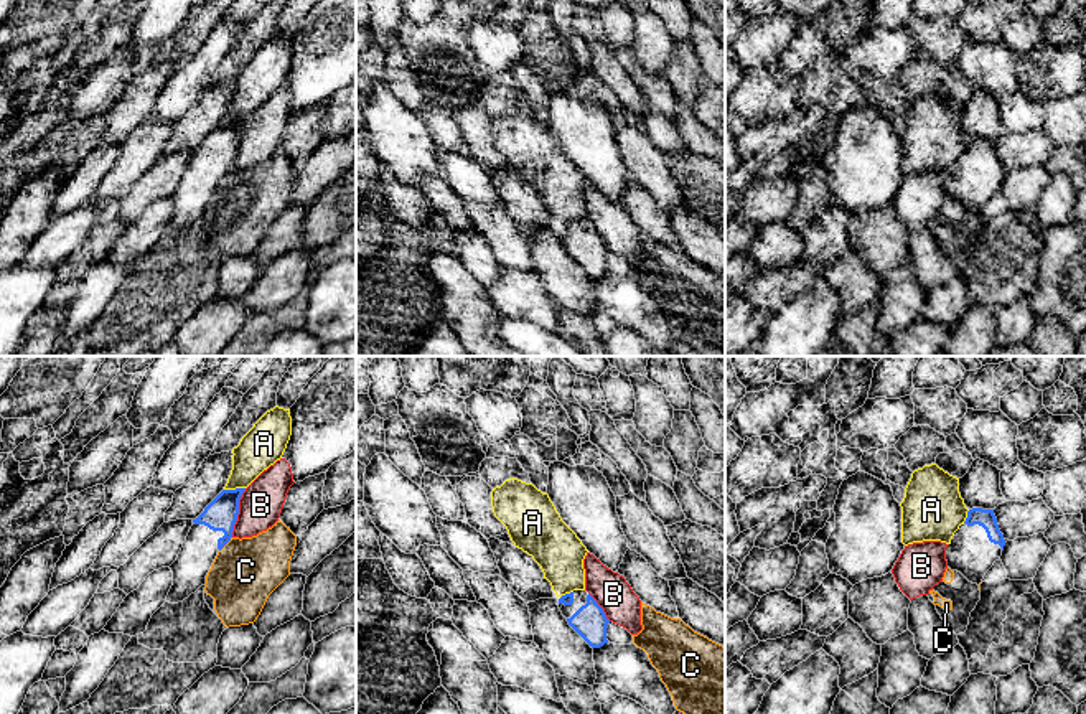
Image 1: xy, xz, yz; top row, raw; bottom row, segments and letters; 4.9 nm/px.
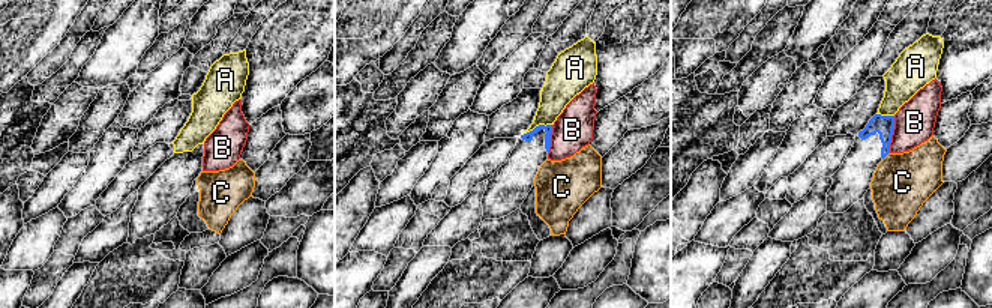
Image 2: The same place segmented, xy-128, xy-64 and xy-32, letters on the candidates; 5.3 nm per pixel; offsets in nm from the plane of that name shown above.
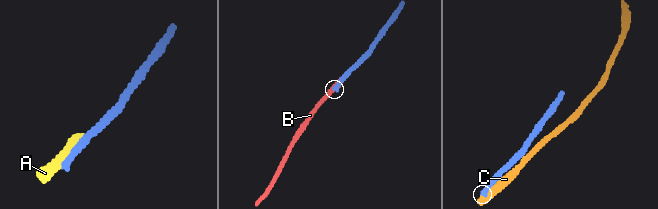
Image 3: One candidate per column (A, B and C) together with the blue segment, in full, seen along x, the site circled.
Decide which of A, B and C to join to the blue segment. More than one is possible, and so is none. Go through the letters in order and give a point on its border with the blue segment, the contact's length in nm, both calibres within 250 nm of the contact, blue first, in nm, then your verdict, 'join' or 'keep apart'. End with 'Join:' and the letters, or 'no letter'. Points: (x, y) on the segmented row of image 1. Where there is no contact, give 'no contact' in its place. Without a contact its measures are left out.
A: contact xy (236, 488); length 110 nm; calibres 160 and 200 nm; keep apart
B: contact xy (238, 513); length 260 nm; calibres 160 and 200 nm; keep apart
C: contact xy (226, 543); length 100 nm; calibres 160 and 320 nm; keep apart
Join: no letter

